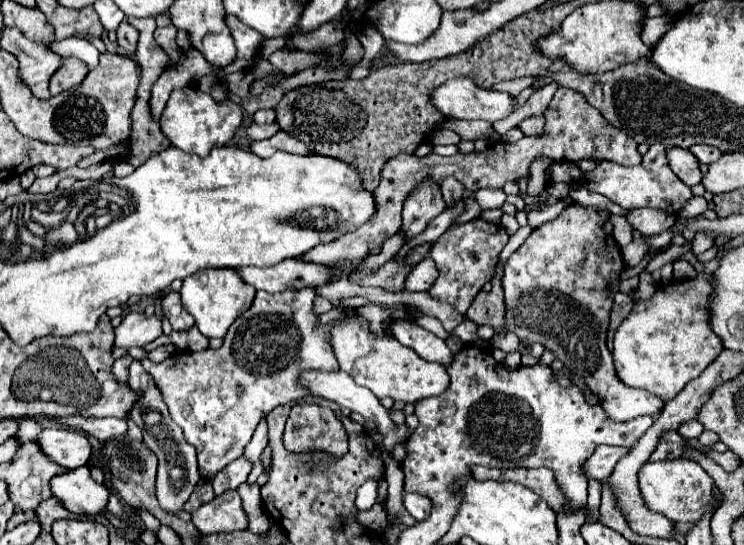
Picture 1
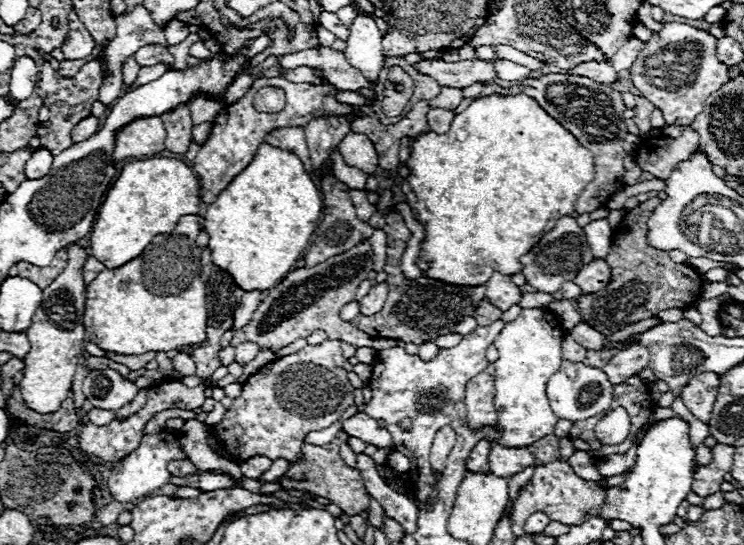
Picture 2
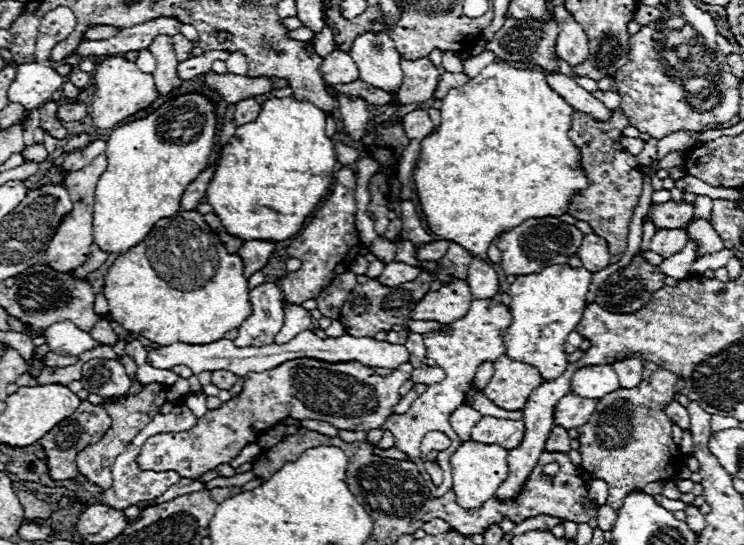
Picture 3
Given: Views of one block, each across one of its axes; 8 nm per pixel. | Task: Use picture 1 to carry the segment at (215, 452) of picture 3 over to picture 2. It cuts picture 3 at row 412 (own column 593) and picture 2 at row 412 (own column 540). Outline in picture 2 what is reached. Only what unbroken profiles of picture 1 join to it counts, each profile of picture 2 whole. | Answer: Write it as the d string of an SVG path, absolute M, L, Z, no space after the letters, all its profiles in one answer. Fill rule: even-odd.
M324 340L316 346L308 344L304 350L278 358L252 374L242 384L242 394L234 398L224 418L210 426L208 446L236 464L252 456L268 456L270 460L286 458L294 462L300 456L300 444L308 432L328 428L354 404L354 386L346 378L340 344L340 340ZM300 362L324 366L336 376L296 376L296 364Z

